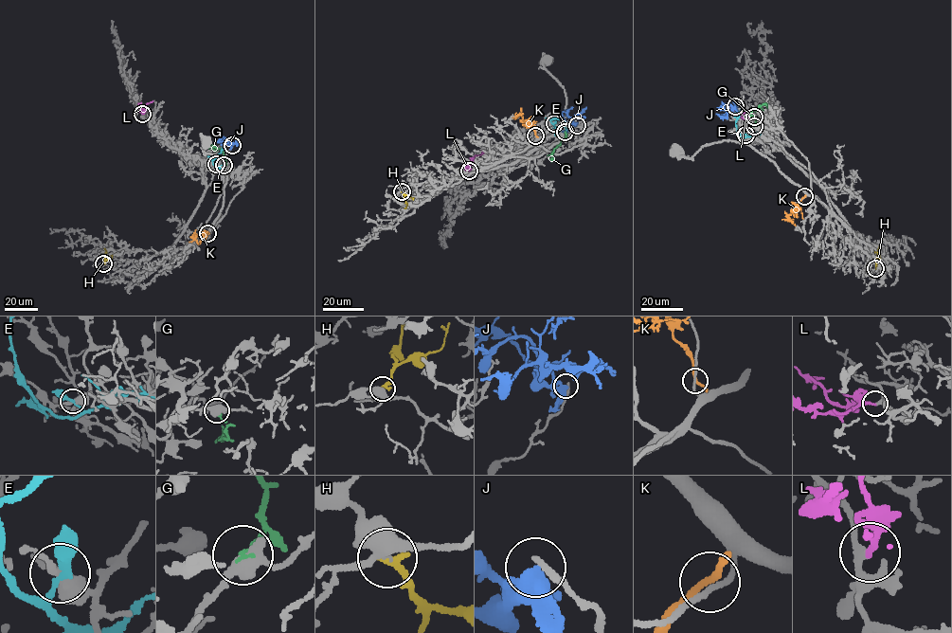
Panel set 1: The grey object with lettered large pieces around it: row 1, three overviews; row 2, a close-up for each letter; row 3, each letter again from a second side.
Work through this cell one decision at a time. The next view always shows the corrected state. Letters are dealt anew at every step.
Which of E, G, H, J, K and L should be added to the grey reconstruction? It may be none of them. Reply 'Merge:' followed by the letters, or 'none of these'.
Merge: L

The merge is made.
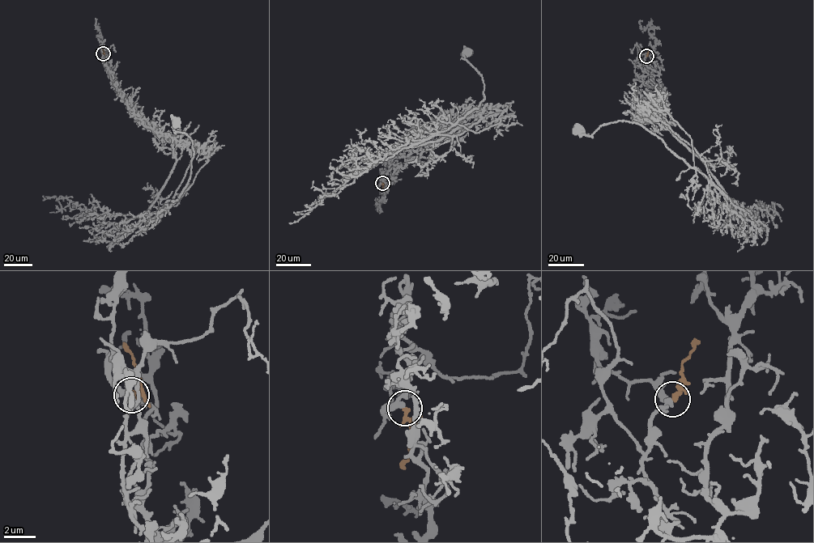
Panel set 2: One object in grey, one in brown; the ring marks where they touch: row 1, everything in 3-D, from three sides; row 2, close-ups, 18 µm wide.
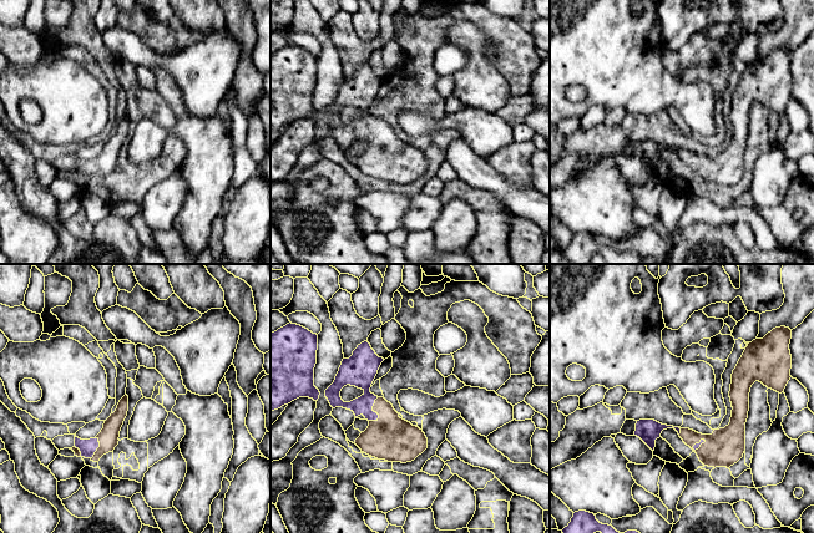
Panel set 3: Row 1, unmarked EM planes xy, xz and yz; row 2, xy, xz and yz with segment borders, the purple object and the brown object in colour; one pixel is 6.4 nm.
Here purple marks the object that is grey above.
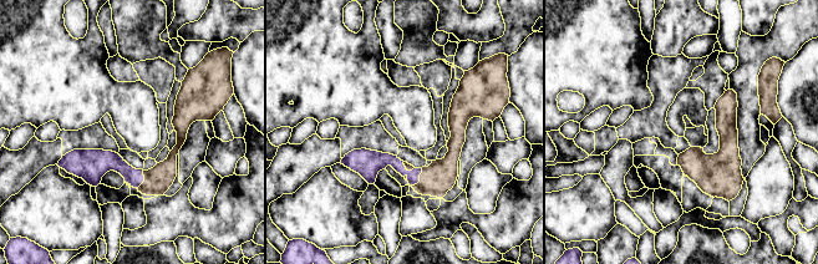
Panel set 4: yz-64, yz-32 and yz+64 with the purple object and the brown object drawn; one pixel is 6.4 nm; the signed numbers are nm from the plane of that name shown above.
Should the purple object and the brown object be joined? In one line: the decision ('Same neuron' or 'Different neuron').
Same neuron

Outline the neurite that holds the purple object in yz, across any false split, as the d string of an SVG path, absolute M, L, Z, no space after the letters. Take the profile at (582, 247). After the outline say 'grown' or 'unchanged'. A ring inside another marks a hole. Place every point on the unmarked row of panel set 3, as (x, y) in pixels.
M578 232L562 250L568 264L591 264L591 258L601 253L606 264L641 264L642 255L637 252L617 253L612 247L602 245L593 234Z; unchanged

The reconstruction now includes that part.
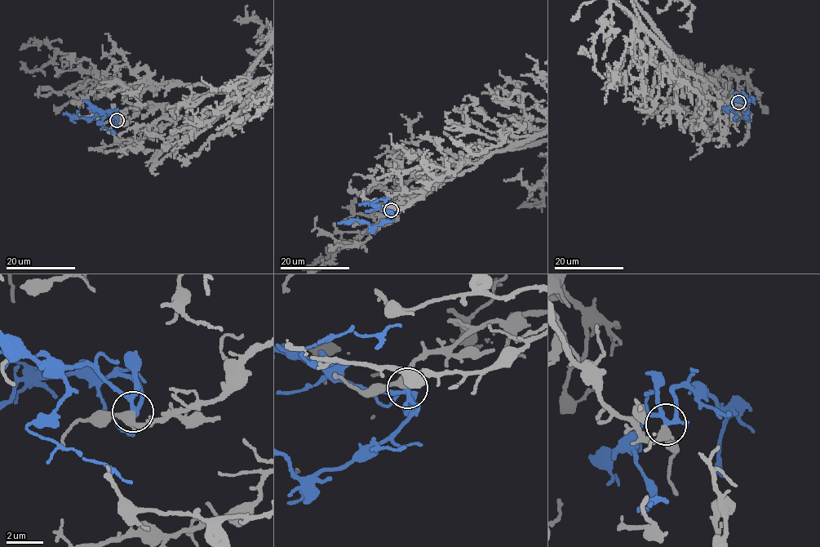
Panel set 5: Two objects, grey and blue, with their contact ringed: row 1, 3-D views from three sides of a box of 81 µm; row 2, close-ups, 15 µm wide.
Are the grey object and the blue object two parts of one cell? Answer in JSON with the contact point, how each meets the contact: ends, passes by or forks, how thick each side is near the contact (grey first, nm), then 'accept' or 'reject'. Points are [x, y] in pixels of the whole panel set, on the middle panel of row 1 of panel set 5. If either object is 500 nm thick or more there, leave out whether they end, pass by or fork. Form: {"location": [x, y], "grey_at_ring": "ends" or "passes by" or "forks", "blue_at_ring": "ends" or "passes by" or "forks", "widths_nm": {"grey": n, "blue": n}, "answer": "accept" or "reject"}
{"location": [391, 210], "grey_at_ring": "passes by", "blue_at_ring": "forks", "widths_nm": {"grey": 360, "blue": 200}, "answer": "accept"}

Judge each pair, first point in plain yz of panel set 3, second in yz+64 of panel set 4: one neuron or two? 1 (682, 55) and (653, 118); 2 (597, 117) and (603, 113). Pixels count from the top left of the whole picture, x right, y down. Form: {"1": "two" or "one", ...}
{"1": "one", "2": "one"}

